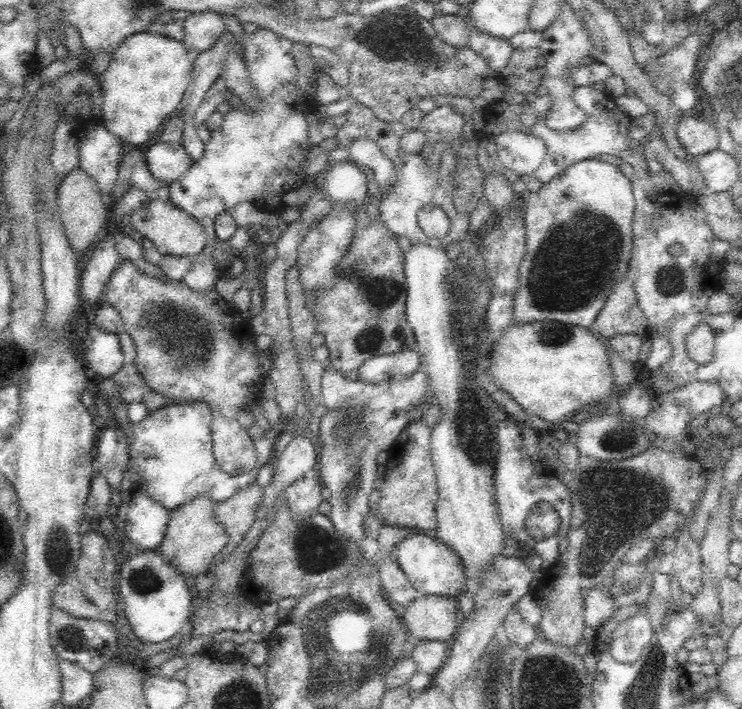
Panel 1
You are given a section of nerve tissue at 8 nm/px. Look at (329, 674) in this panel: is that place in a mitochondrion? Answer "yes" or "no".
yes

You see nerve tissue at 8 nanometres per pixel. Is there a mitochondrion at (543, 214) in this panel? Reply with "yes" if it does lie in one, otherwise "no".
no

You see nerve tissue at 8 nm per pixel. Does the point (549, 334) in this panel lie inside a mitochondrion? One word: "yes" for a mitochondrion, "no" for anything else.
yes

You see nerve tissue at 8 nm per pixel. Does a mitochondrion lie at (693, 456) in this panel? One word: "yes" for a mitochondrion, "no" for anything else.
no

